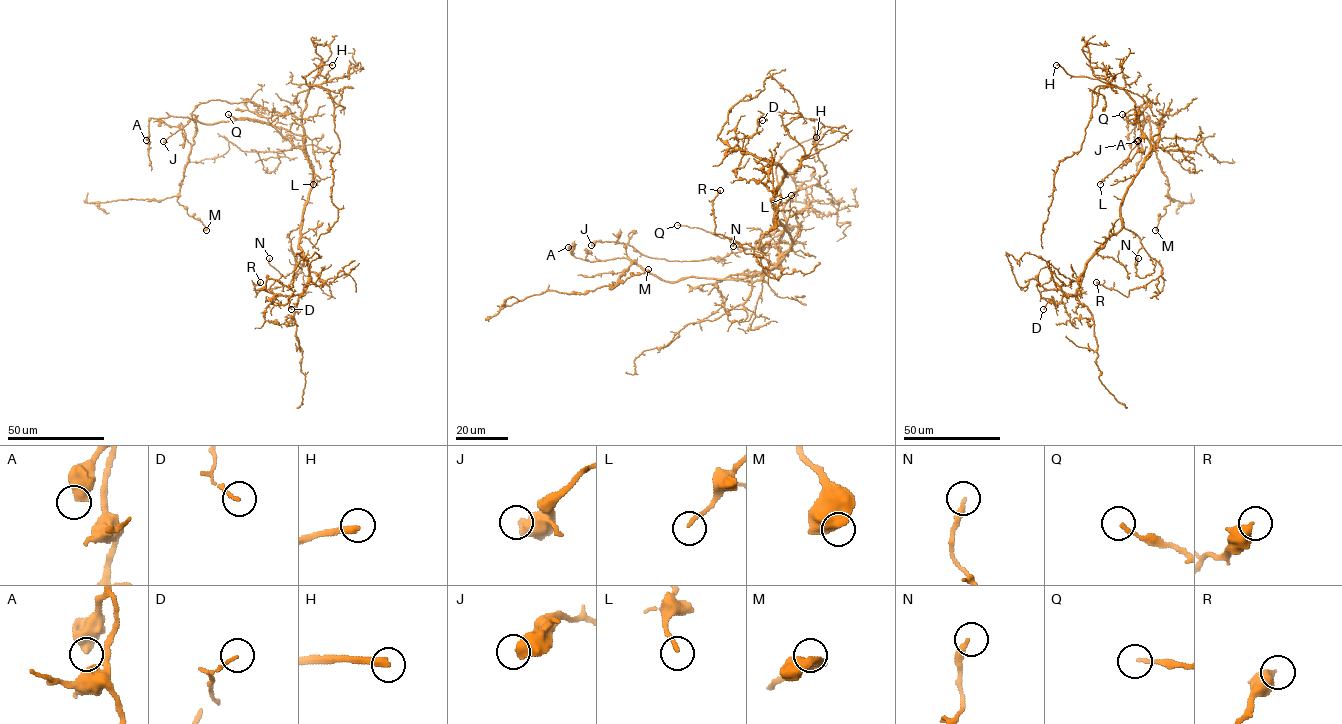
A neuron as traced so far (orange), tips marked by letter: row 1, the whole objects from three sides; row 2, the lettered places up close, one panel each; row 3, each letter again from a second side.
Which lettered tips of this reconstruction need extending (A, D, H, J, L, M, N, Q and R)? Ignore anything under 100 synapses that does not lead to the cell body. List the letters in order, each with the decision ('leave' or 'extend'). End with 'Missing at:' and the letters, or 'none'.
A: leave
D: leave
H: extend
J: leave
L: leave
M: leave
N: leave
Q: leave
R: leave
Missing at: H

